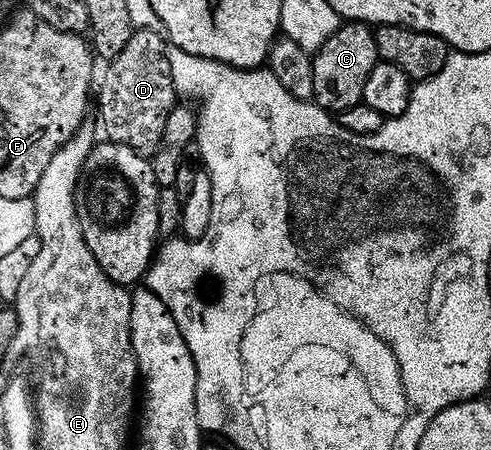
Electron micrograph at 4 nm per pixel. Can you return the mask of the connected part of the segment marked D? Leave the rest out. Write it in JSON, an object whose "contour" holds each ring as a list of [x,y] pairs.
{"contour":[[[153,28],[134,29],[128,43],[124,43],[124,51],[109,62],[107,69],[110,70],[102,86],[96,89],[98,117],[102,120],[105,136],[147,159],[153,158],[156,147],[160,147],[164,123],[168,123],[168,115],[176,104],[168,45],[161,32],[154,32],[158,31]]]}

